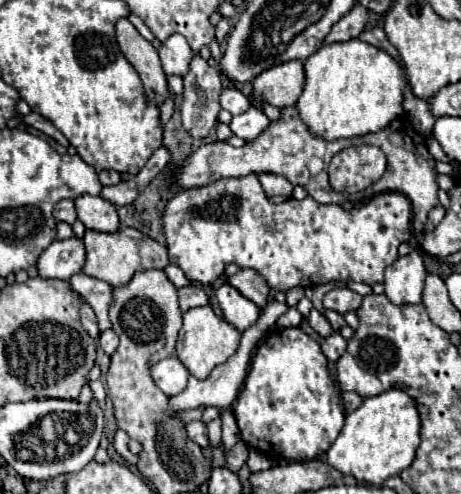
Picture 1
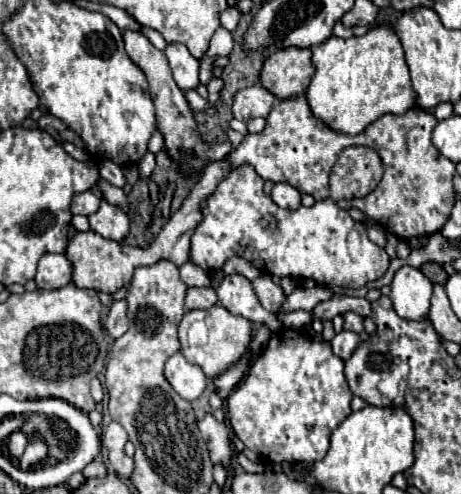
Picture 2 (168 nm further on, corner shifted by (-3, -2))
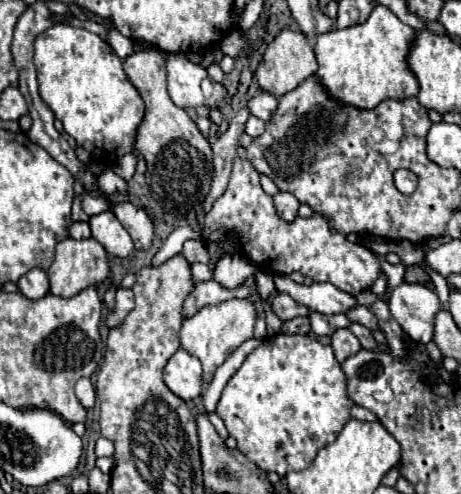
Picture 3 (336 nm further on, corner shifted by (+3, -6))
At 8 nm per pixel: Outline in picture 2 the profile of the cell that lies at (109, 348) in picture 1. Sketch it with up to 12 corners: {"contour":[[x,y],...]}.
{"contour":[[115,300],[105,320],[107,332],[119,338],[127,332],[127,302]]}

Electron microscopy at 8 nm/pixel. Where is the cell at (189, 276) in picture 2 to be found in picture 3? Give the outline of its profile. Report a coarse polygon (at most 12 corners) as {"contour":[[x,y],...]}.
{"contour":[[191,264],[193,284],[211,278],[207,264]]}

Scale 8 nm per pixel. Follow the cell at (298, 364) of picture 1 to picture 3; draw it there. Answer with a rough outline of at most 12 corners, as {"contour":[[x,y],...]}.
{"contour":[[311,336],[265,338],[217,414],[261,470],[305,470],[351,418]]}

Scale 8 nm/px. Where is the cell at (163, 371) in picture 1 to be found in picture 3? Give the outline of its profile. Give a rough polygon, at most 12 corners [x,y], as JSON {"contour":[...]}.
{"contour":[[183,348],[169,358],[167,388],[185,402],[201,394],[201,362]]}

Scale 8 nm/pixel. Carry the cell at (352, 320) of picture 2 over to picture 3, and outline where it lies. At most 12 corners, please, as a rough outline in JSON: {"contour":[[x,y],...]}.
{"contour":[[351,324],[349,330],[357,336],[363,348],[377,350],[371,330],[361,324]]}

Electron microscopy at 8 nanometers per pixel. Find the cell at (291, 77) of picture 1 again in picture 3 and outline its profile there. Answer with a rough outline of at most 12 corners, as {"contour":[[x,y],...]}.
{"contour":[[283,30],[255,70],[259,86],[283,96],[317,72],[301,32]]}

